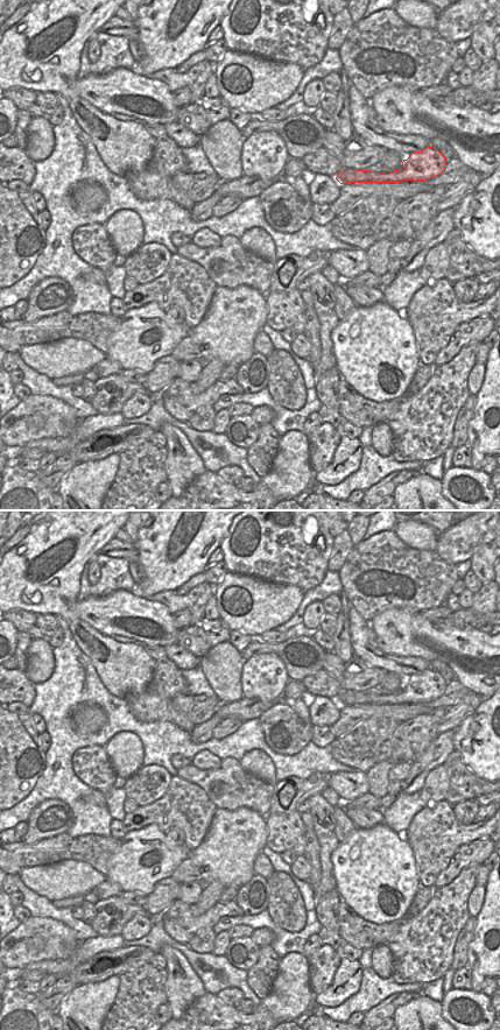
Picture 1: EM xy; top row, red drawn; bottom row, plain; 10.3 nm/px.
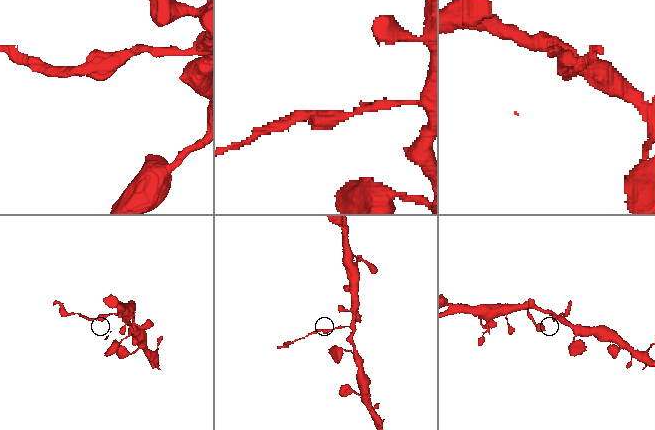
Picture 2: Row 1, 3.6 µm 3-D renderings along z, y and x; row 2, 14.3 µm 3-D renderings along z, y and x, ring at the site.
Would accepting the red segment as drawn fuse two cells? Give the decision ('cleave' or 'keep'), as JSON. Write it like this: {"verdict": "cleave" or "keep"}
{"verdict": "cleave"}

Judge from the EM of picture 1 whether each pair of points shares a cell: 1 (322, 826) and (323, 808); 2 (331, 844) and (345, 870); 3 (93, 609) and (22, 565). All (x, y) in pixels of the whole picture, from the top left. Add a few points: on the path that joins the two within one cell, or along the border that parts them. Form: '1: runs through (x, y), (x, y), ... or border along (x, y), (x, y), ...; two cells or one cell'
1: runs through (322, 822), (323, 812); one cell
2: border along (339, 842), (331, 854), (331, 872), (335, 876); two cells
3: border along (77, 600), (75, 613), (90, 626); two cells

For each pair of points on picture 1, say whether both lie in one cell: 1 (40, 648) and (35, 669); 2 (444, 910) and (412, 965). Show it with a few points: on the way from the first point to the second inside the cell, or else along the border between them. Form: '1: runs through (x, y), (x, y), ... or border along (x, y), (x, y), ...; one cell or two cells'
1: runs through (40, 653), (40, 664); one cell
2: runs through (438, 924), (424, 943), (422, 951); one cell

